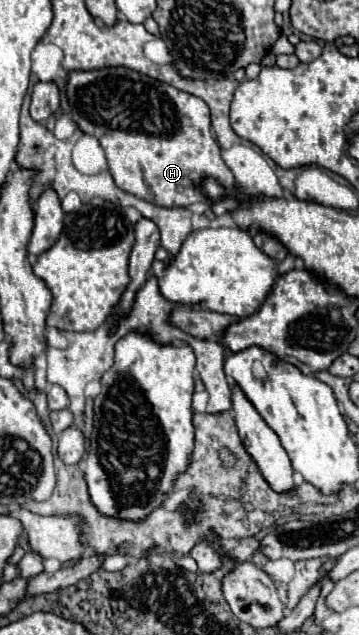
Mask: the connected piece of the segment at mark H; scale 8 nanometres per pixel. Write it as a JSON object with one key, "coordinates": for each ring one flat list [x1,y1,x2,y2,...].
{"coordinates":[[120,66,68,72,66,96,72,110,70,112,72,120,84,134,98,138,100,146,104,148,110,174,118,184,118,188,148,202,154,202,158,206,170,206,170,208,188,206,194,202,206,202,206,198,198,190,200,180,206,176,216,178,228,192,236,188,230,168,220,158,220,146,210,136,210,110,206,102,202,102,200,98,176,90,170,84,162,84,162,94,160,94,158,80]]}

